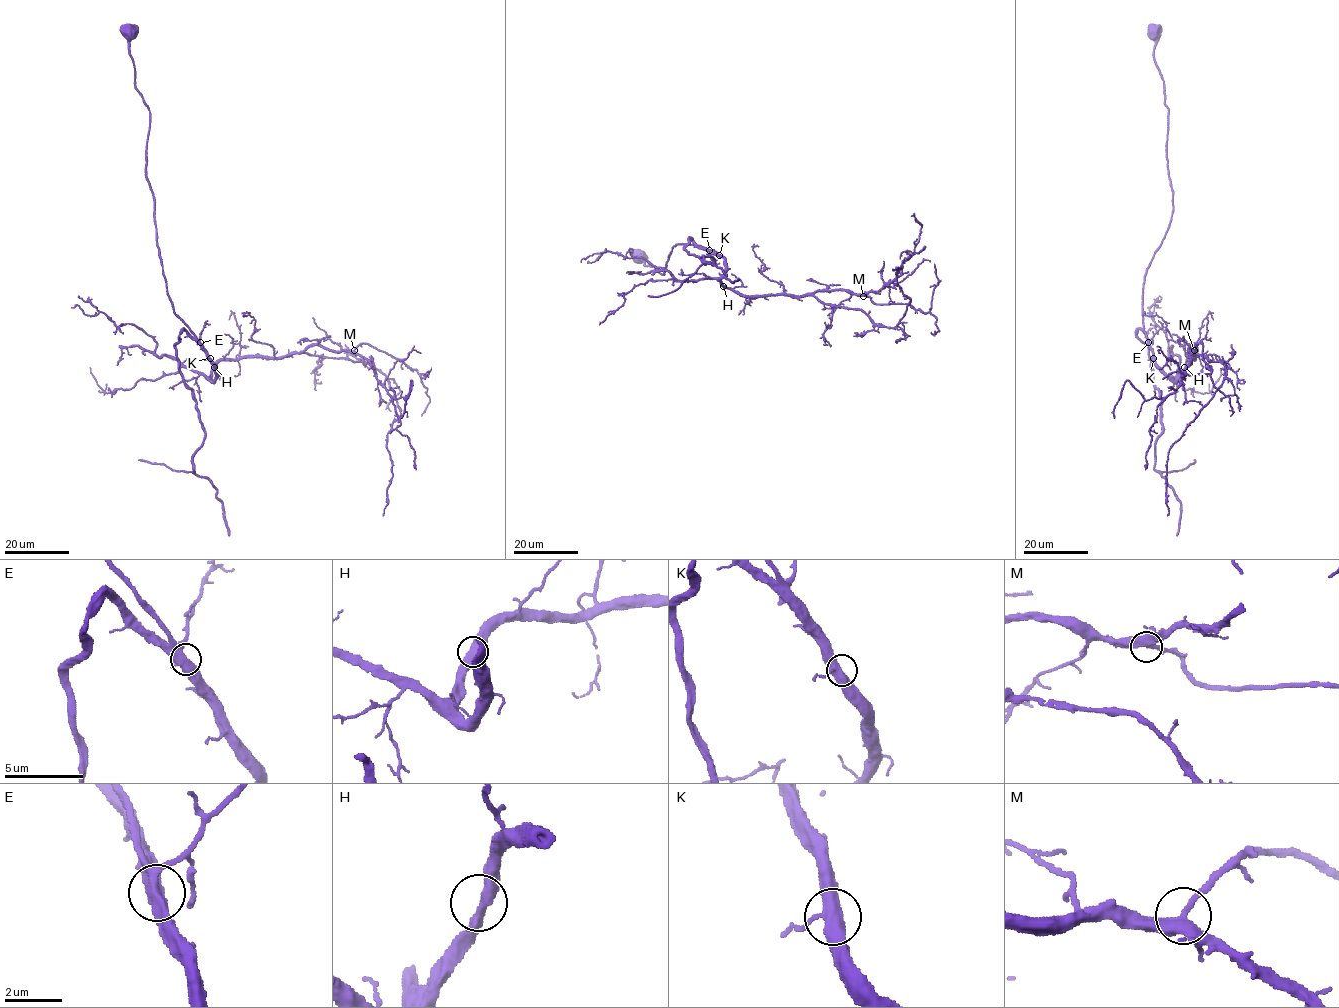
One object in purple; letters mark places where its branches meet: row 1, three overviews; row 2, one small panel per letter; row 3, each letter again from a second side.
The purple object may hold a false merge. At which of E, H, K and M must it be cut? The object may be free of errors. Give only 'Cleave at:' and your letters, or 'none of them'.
Cleave at: none of them

